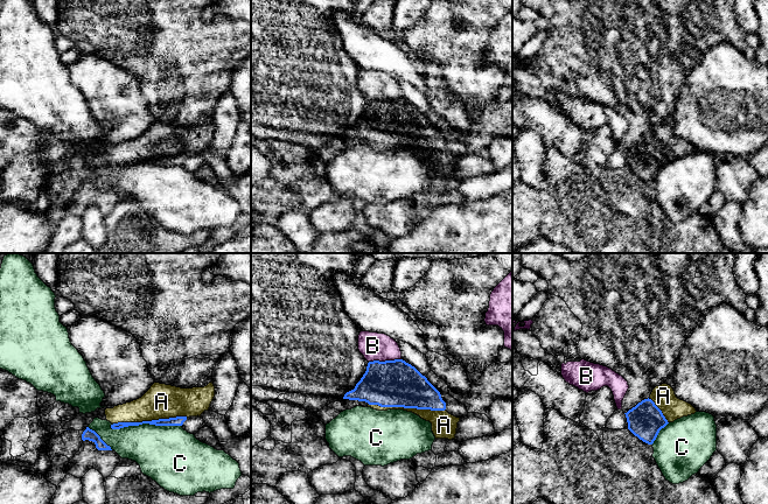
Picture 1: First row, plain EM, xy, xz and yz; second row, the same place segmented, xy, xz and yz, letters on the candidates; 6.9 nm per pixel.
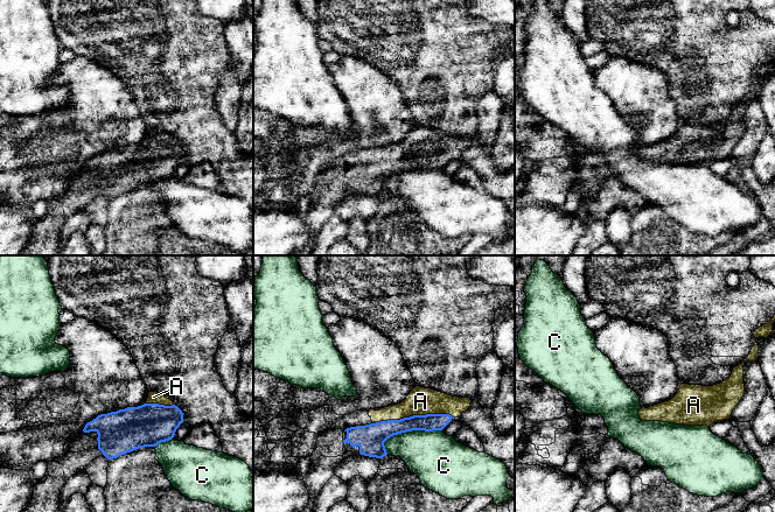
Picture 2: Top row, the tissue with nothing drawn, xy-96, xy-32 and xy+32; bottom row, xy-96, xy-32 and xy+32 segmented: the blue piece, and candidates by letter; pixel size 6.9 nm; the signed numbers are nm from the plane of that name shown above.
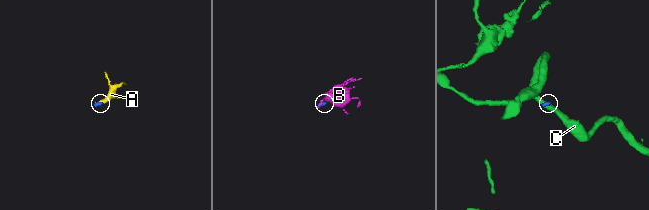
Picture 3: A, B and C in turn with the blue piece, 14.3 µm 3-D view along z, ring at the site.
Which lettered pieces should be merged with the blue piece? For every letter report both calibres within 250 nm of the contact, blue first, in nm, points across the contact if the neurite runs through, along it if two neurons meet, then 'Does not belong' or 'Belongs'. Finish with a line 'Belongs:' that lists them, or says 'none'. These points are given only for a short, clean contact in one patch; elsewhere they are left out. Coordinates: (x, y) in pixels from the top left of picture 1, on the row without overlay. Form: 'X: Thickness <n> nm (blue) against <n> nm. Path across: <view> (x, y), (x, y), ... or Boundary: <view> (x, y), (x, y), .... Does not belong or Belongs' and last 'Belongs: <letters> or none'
A: Thickness 320 nm (blue) against 140 nm. Belongs
B: Thickness 320 nm (blue) against 190 nm. Does not belong
C: Thickness 60 nm (blue) against 380 nm. Does not belong
Belongs: A

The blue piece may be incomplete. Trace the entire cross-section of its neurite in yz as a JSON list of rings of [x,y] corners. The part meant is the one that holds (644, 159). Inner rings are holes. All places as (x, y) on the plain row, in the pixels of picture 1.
[[[662,122],[652,128],[648,138],[624,153],[628,168],[643,181],[652,183],[659,169],[669,161],[696,150],[691,142],[676,135],[670,124]]]

